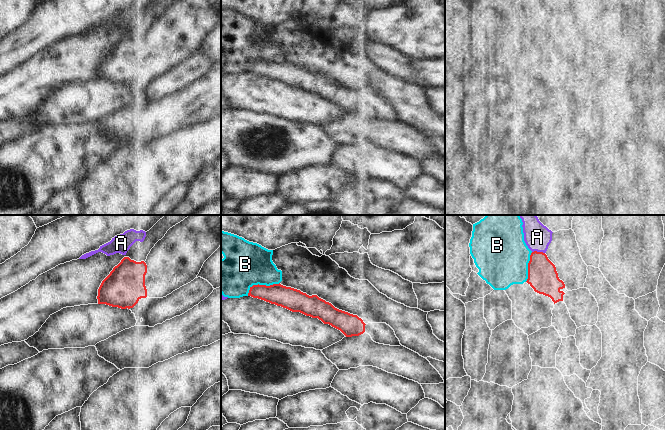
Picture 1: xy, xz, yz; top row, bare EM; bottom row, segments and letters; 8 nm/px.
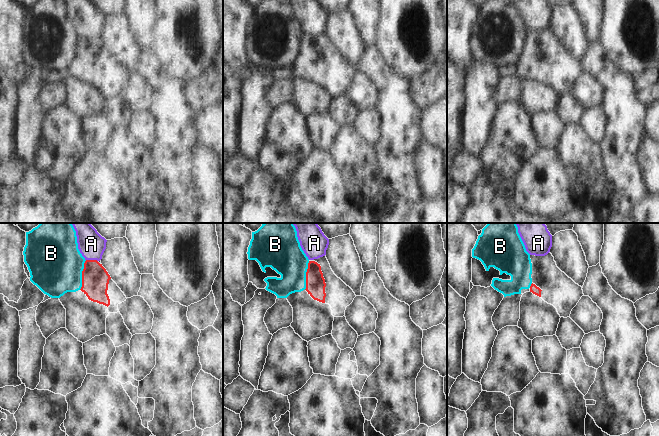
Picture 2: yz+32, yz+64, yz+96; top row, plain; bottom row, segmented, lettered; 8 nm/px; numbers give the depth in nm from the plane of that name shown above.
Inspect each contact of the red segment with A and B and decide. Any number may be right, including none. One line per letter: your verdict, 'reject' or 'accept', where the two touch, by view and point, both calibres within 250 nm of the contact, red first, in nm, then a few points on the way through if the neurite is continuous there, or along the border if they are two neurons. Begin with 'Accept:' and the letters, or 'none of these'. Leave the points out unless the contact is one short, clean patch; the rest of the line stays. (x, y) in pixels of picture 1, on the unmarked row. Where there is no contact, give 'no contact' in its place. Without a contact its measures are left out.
Accept: none of these
A: reject | yz (538, 28) | 240/220 nm
B: reject | xz (261, 61) | 170/360 nm

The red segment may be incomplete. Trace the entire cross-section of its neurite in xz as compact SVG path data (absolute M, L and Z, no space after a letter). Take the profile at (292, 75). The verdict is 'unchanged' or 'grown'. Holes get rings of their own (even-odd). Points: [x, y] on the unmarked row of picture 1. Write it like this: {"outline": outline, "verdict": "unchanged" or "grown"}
{"outline": "M280 59L270 62L253 61L250 63L248 72L281 82L292 88L318 94L324 100L340 106L346 113L359 112L366 108L376 119L390 122L401 121L394 106L386 99L365 100L357 91L337 85L317 71L309 72Z", "verdict": "grown"}

